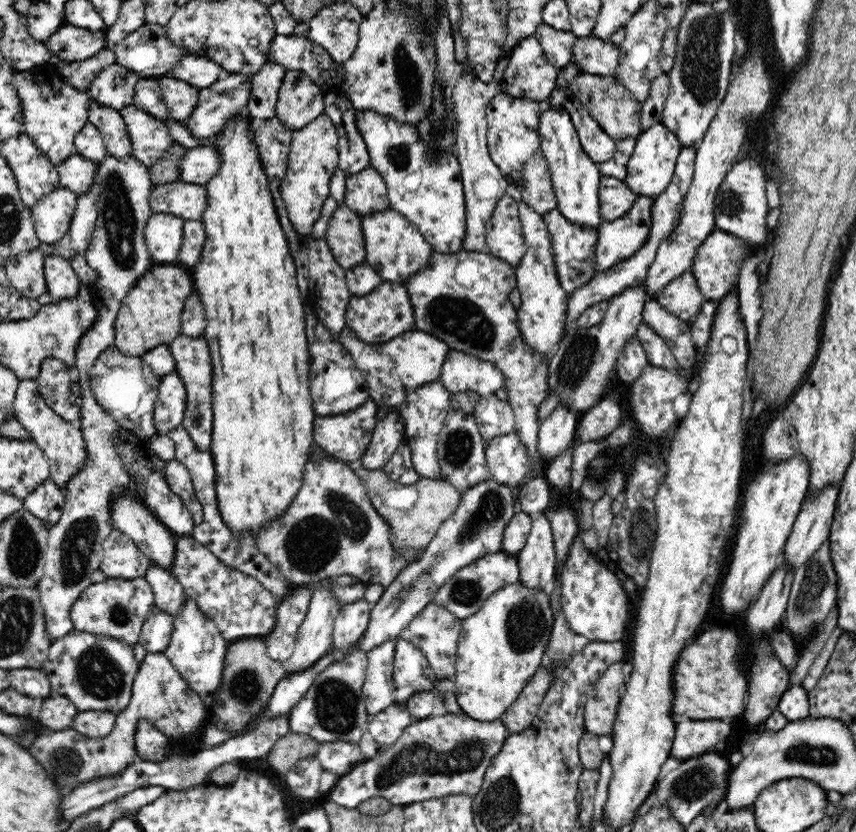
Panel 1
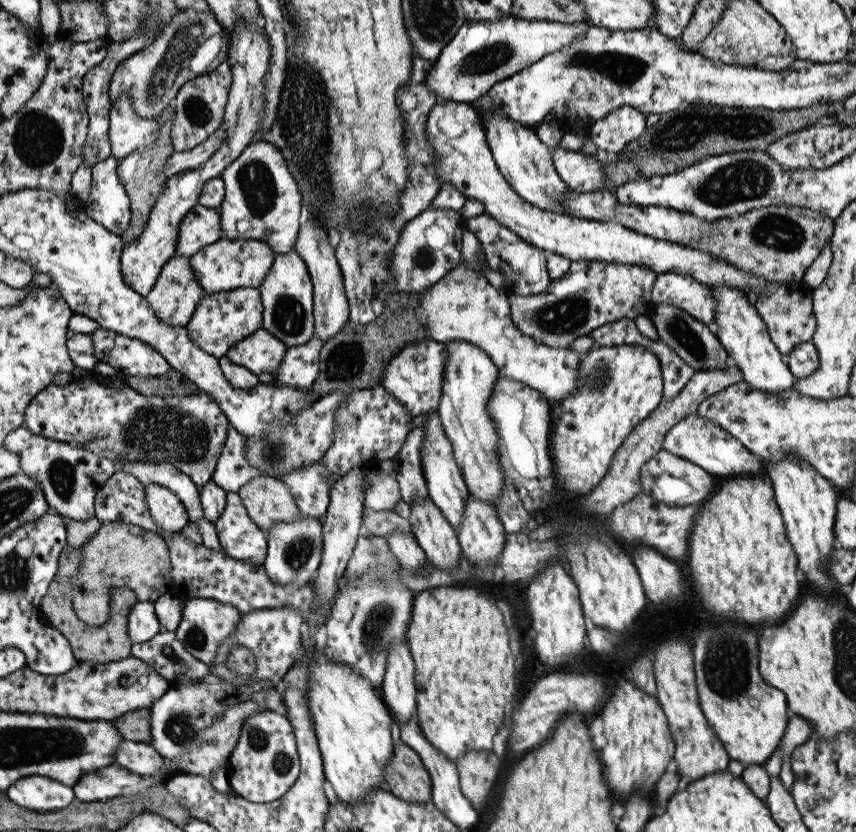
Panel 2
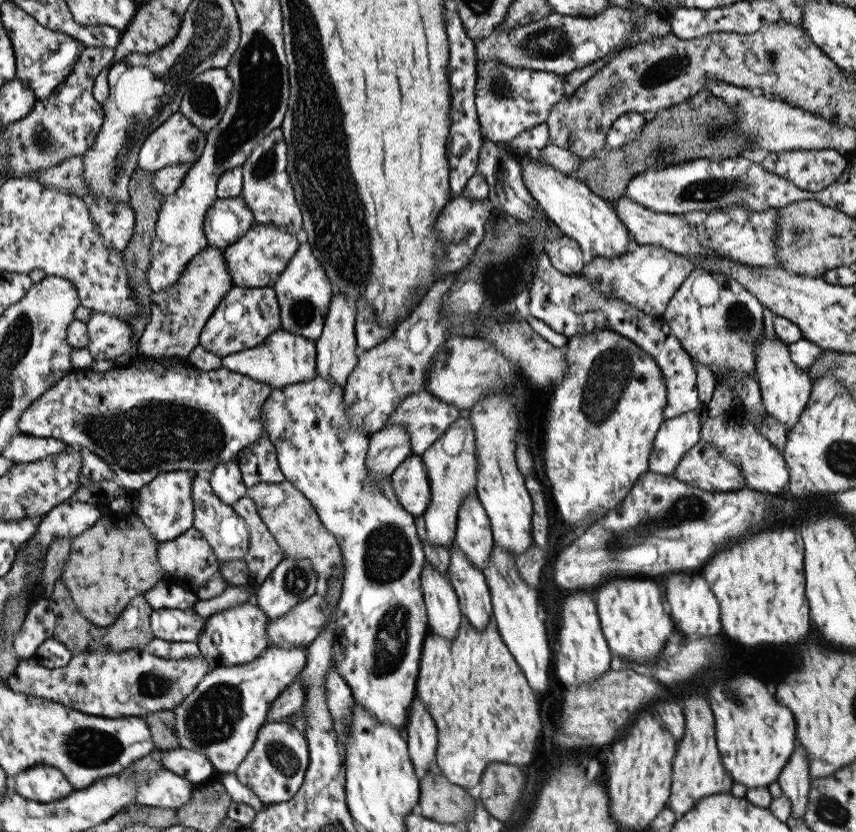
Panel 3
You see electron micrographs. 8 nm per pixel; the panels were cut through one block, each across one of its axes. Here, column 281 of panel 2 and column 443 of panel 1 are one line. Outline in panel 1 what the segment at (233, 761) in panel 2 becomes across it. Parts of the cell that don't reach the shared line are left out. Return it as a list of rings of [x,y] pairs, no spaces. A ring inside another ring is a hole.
[[[447,712],[444,716],[415,720],[386,752],[358,763],[349,774],[340,777],[324,799],[346,808],[357,809],[362,802],[376,797],[385,798],[392,805],[401,806],[432,800],[432,798],[444,798],[452,794],[467,794],[474,797],[482,789],[489,770],[488,766],[492,764],[490,760],[502,751],[506,738],[510,734],[501,719],[494,722],[479,722],[466,712],[460,714]]]

